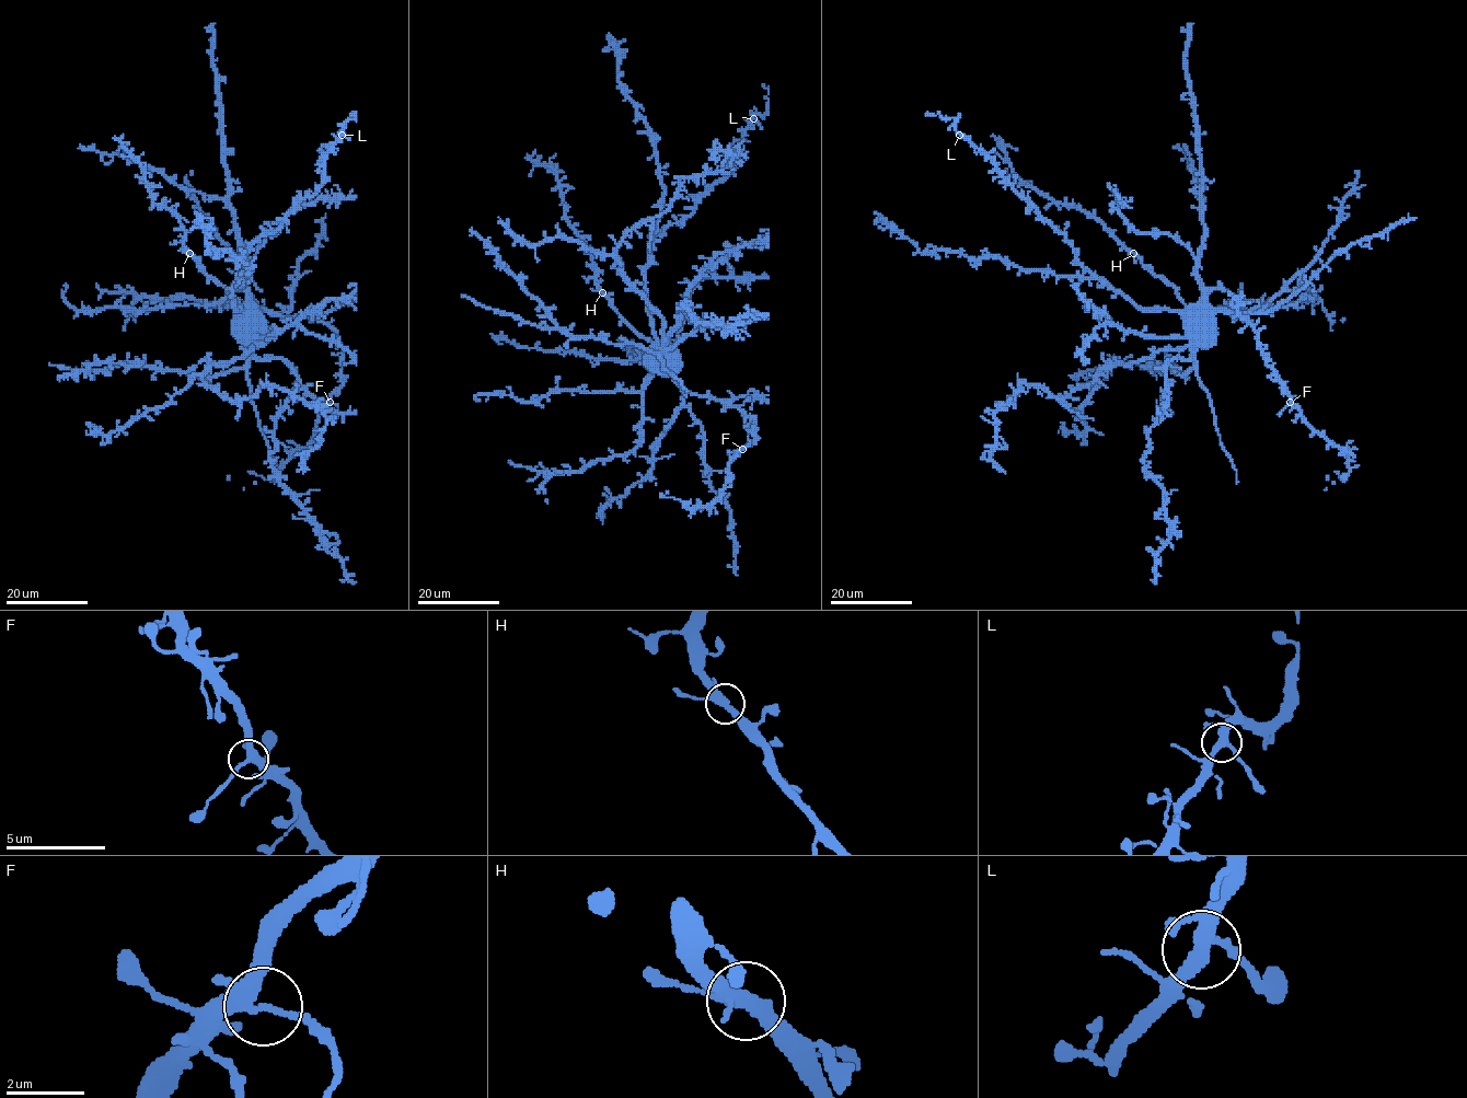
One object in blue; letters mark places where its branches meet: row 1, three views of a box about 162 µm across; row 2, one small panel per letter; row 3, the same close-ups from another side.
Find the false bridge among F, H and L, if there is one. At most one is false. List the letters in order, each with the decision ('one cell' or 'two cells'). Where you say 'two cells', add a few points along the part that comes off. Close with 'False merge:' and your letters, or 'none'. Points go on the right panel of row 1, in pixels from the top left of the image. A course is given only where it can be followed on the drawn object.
F: one cell
H: one cell
L: one cell
False merge: none

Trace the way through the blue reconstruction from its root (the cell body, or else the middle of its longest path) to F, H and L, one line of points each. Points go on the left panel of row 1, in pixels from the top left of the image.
F: (247, 327), (260, 318), (258, 311), (323, 321), (343, 350), (342, 385), (330, 402)
H: (247, 327), (241, 305), (201, 269), (189, 253)
L: (247, 327), (233, 292), (243, 254), (315, 192), (324, 158), (342, 135)

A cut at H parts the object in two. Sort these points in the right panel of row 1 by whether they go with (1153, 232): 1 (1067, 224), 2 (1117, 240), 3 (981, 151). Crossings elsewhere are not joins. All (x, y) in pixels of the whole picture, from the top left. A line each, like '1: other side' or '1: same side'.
1: same side
2: other side
3: same side

